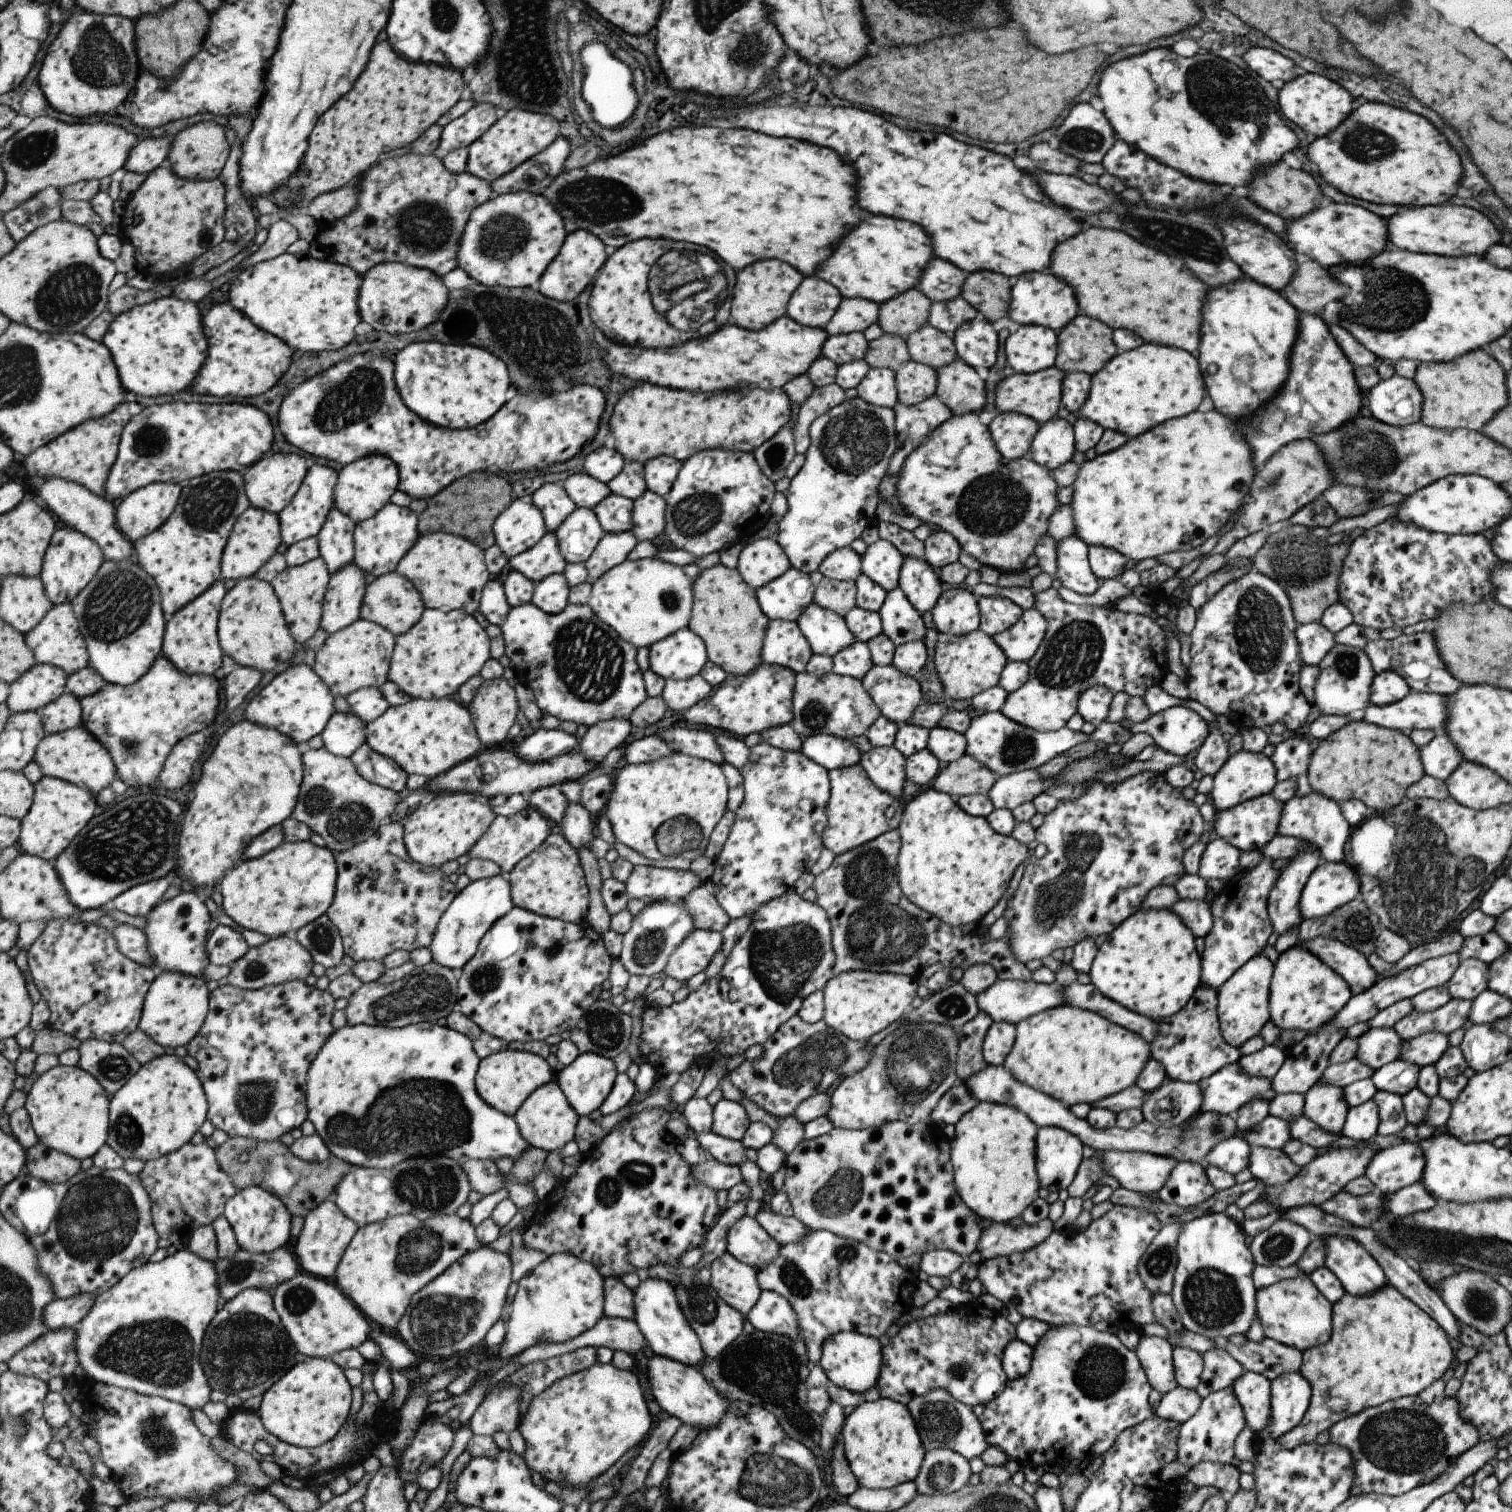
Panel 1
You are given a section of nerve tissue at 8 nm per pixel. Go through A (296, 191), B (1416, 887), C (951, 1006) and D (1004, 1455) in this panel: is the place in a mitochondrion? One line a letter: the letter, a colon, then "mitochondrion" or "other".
A: mitochondrion
B: mitochondrion
C: mitochondrion
D: other

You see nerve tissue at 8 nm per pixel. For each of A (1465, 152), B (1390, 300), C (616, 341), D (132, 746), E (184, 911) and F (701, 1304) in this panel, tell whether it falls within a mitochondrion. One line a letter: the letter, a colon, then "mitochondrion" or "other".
A: other
B: mitochondrion
C: other
D: mitochondrion
E: other
F: mitochondrion

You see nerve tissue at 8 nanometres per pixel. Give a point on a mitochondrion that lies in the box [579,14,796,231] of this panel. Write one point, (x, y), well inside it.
(750, 52)

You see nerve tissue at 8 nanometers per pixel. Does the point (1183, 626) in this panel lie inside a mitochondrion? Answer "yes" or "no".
no

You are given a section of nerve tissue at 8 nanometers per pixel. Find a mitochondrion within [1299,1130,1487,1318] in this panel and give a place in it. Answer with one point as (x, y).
(1411, 1199)

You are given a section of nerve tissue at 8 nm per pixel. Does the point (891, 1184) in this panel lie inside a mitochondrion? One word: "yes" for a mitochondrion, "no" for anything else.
no

